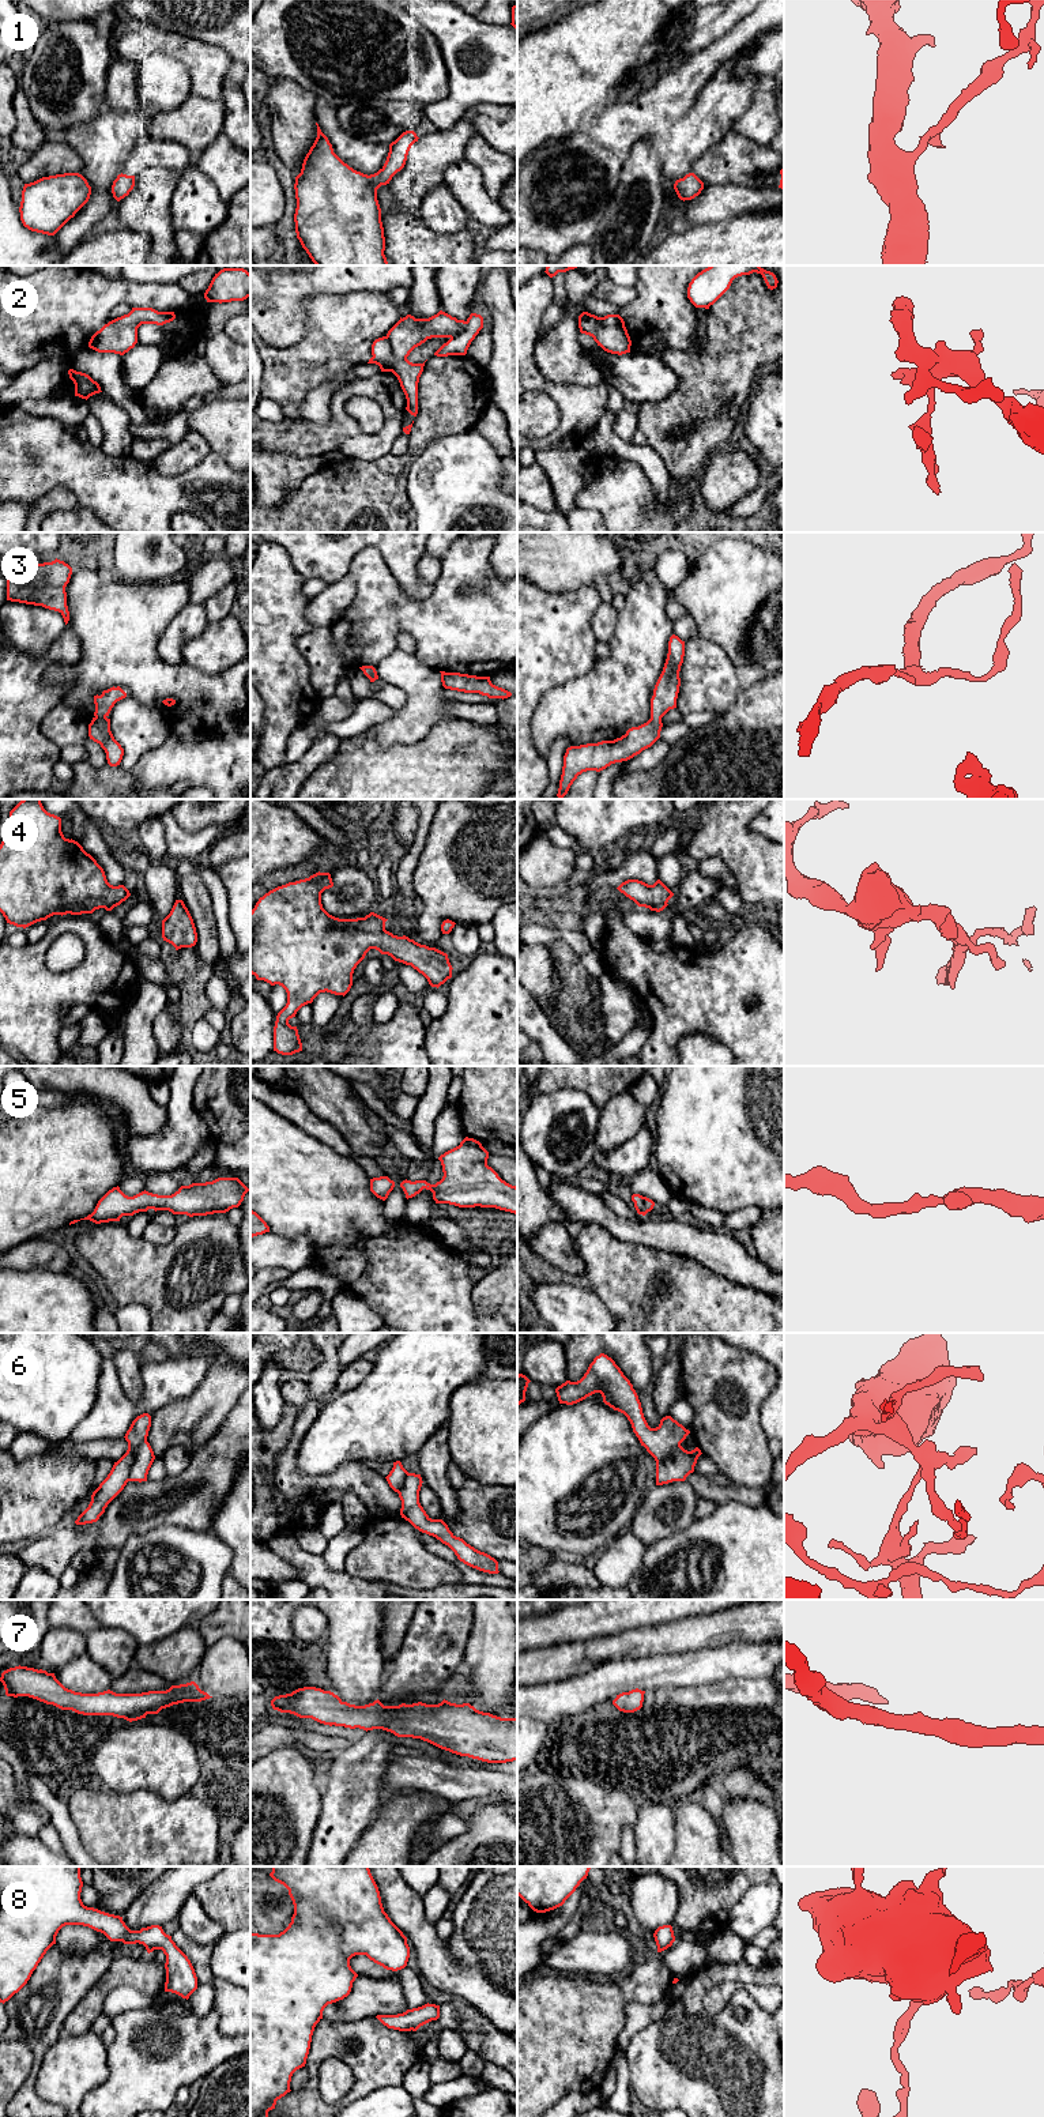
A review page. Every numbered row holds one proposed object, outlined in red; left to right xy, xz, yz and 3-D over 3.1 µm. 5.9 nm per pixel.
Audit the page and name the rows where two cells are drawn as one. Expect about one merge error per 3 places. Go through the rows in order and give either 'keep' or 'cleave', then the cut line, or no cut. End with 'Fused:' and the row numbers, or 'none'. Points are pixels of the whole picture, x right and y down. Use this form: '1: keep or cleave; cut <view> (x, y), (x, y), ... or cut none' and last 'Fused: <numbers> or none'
1: keep; cut none
2: cleave; cut xz (385, 336), (389, 343), (391, 357), (377, 360)
3: keep; cut none
4: keep; cut none
5: keep; cut none
6: cleave; cut xy (146, 1439), (134, 1453), (129, 1480)
7: keep; cut none
8: keep; cut none
Fused: 2, 6

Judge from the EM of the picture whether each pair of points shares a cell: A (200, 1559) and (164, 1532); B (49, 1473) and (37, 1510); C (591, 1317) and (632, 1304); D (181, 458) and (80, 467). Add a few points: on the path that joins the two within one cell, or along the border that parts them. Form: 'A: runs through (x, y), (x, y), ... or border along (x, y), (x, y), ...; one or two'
A: runs through (191, 1549), (173, 1537); one
B: runs through (49, 1483), (37, 1495), (37, 1500); one
C: border along (591, 1291), (615, 1318); two
D: border along (151, 462), (164, 475), (183, 474); two

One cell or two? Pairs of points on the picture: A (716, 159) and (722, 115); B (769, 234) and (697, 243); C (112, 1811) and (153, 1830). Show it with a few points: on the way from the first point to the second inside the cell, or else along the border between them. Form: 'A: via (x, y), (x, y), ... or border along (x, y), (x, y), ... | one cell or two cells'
A: border along (731, 130), (694, 162) | two cells
B: via (752, 243), (715, 243) | one cell
C: via (121, 1820), (129, 1829), (143, 1829) | one cell

